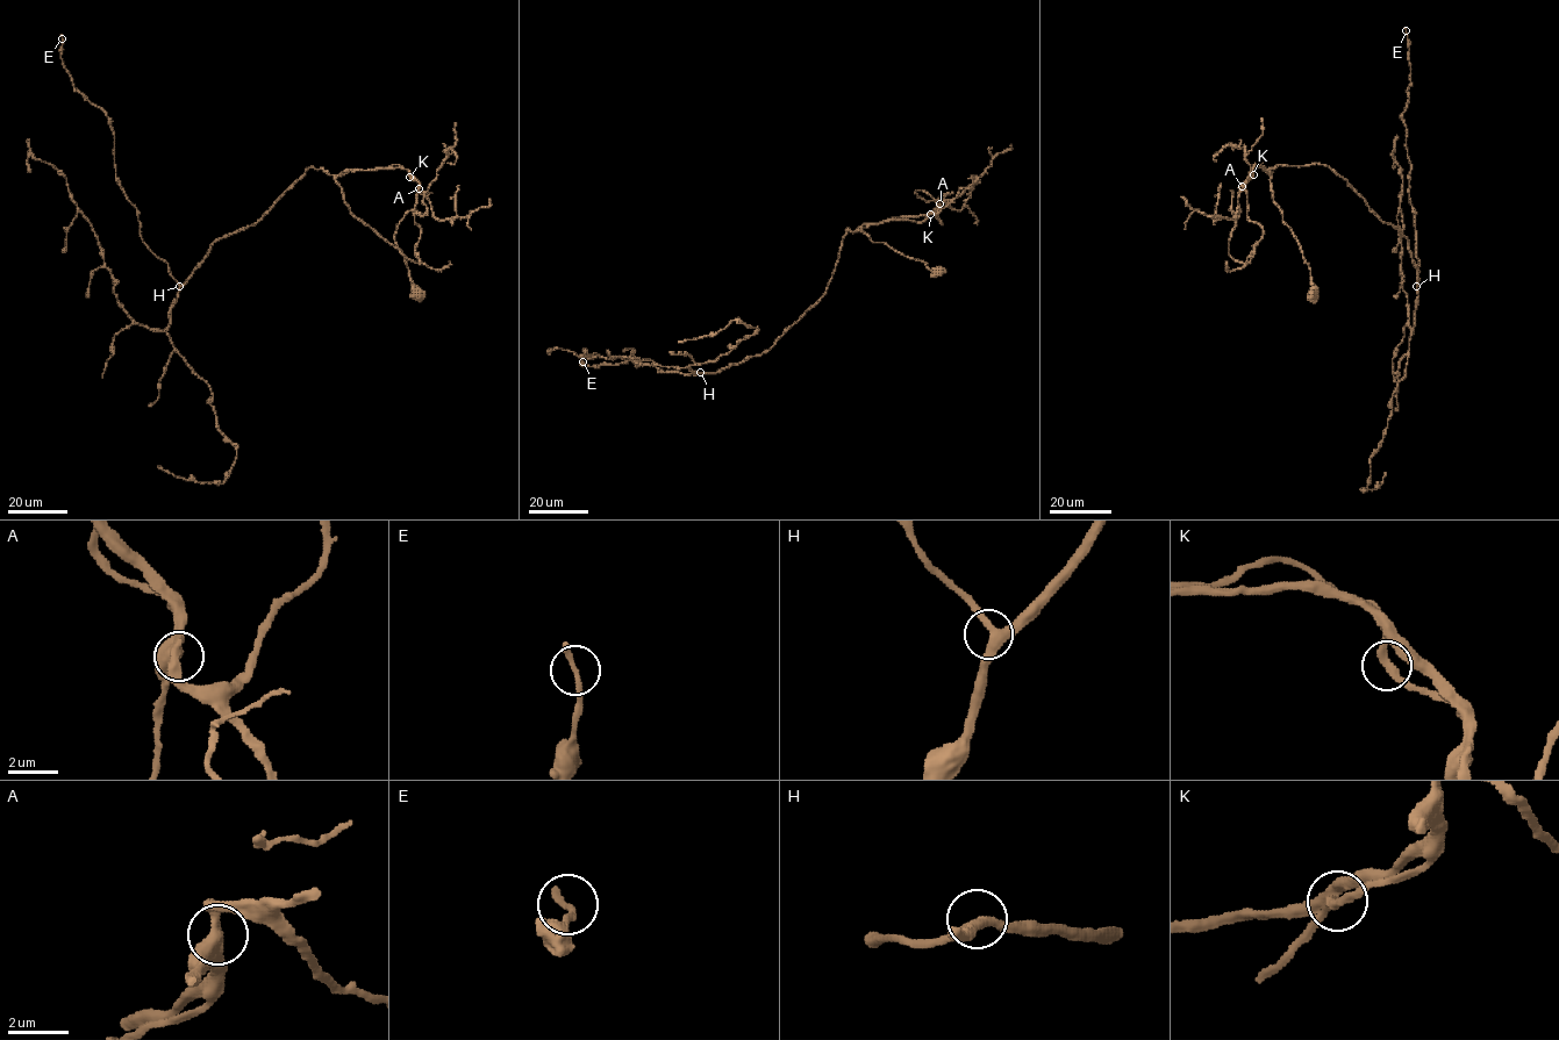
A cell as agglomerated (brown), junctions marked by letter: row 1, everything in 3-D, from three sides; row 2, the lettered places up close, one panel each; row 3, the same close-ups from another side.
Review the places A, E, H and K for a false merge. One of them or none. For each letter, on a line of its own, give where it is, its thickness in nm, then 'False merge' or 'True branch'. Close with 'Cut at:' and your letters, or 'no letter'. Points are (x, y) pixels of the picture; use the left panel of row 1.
A: Place: (419, 188). Thickness 500 nm. True branch
E: Place: (62, 38). Thickness 190 nm. True branch
H: Place: (179, 286). Thickness 320 nm. True branch
K: Place: (409, 177). Thickness 320 nm. True branch
Cut at: no letter

